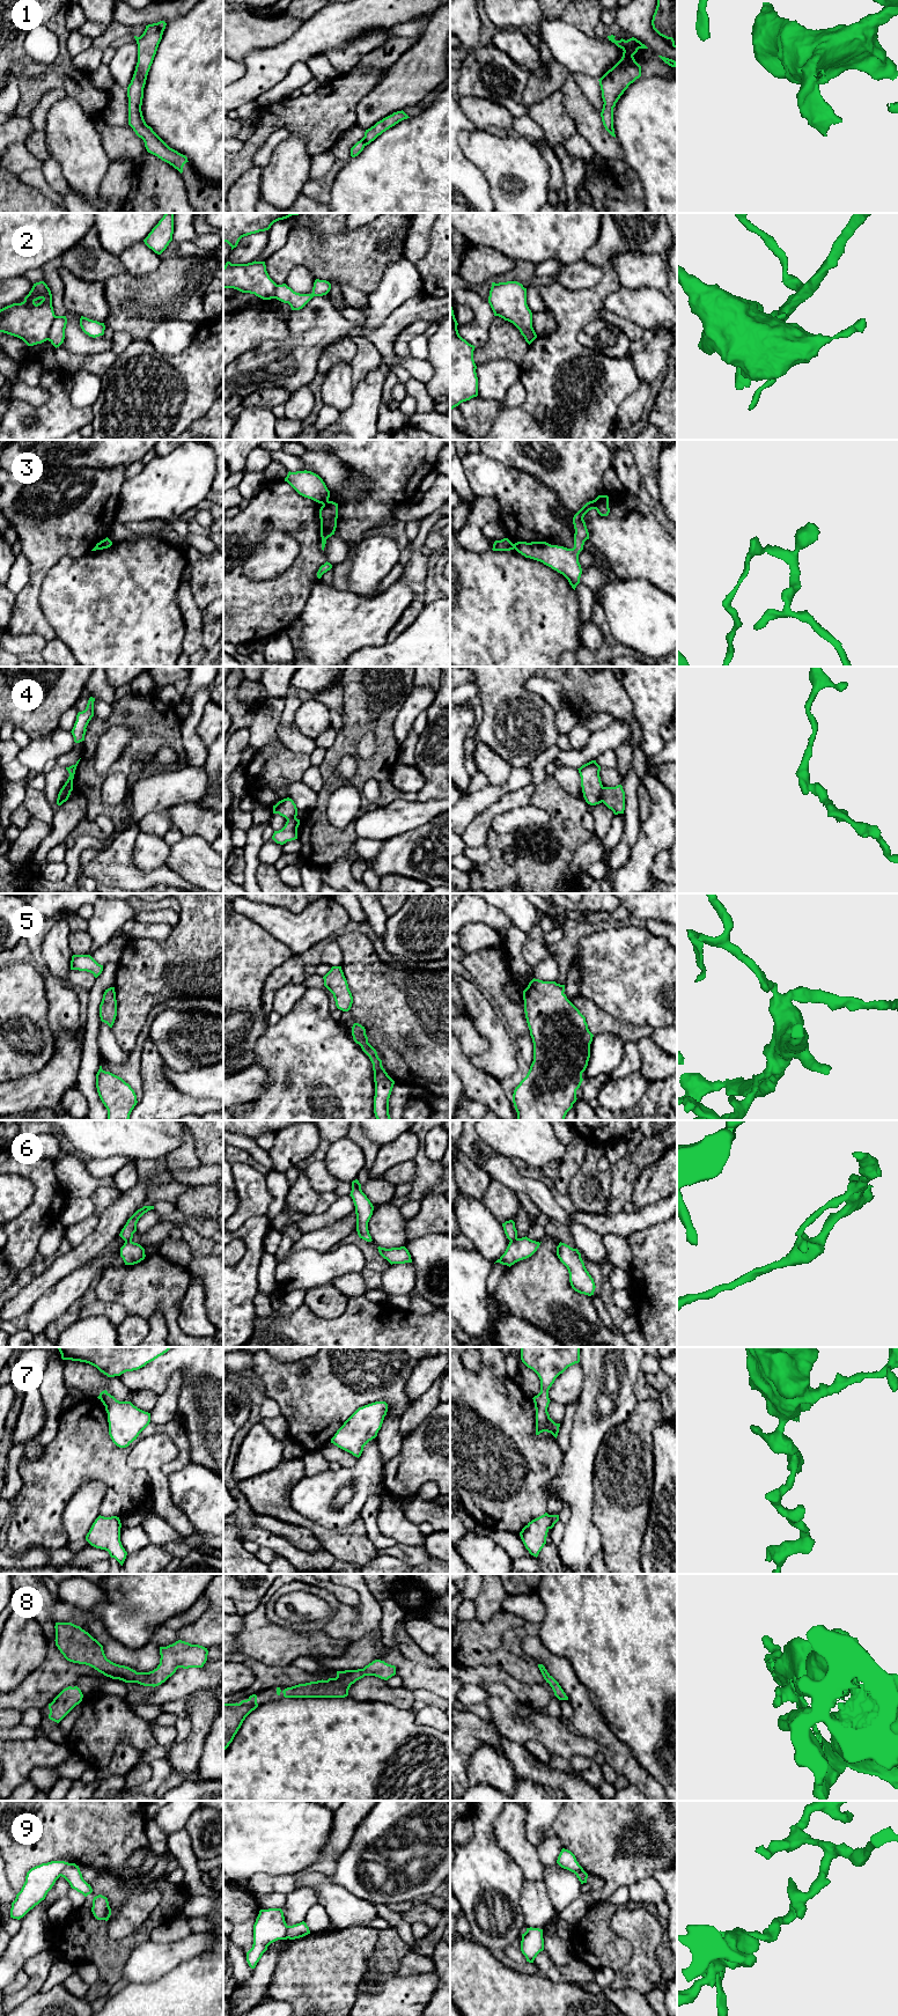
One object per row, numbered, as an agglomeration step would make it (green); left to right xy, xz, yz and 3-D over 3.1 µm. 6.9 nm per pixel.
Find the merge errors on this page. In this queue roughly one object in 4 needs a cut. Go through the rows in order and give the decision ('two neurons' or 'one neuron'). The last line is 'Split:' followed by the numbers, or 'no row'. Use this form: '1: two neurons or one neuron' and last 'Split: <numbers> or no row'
1: one neuron
2: two neurons
3: two neurons
4: two neurons
5: one neuron
6: two neurons
7: one neuron
8: one neuron
9: two neurons
Split: 2, 3, 4, 6, 9

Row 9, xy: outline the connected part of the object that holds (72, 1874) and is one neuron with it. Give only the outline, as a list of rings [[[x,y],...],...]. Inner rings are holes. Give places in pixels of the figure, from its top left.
[[[75,1863],[67,1864],[60,1876],[69,1883],[72,1889],[82,1893],[84,1897],[93,1892],[90,1884],[83,1879],[80,1868]]]

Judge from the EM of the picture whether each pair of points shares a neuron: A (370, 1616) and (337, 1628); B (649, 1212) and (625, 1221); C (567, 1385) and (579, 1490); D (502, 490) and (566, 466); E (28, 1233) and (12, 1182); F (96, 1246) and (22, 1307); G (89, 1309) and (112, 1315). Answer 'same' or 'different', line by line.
A: same
B: same
C: different
D: different
E: different
F: same
G: same

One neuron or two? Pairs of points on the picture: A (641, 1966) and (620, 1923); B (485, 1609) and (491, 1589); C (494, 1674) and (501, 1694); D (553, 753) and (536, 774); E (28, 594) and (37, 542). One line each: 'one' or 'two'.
A: one
B: one
C: two
D: one
E: one

